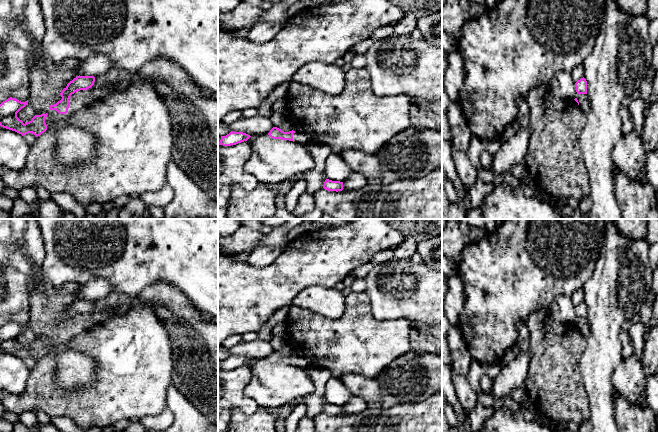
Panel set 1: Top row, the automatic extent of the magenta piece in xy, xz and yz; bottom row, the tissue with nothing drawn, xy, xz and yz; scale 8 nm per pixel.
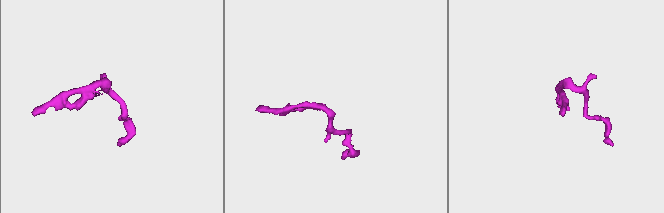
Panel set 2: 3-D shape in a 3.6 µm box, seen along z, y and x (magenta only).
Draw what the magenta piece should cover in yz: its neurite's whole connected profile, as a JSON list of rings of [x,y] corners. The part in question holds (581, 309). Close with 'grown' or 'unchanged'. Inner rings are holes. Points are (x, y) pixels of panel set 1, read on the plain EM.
[[[583,301],[575,307],[577,320],[574,323],[584,337],[589,336],[589,324],[587,320],[587,305]]]; grown

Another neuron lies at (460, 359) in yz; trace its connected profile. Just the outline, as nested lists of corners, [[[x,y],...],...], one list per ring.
[[[462,346],[457,350],[450,351],[449,356],[449,366],[451,369],[461,375],[467,376],[473,359],[468,349],[465,346]]]

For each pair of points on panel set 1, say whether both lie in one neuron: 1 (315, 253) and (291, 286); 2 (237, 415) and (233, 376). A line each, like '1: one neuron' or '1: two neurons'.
1: one neuron
2: two neurons

